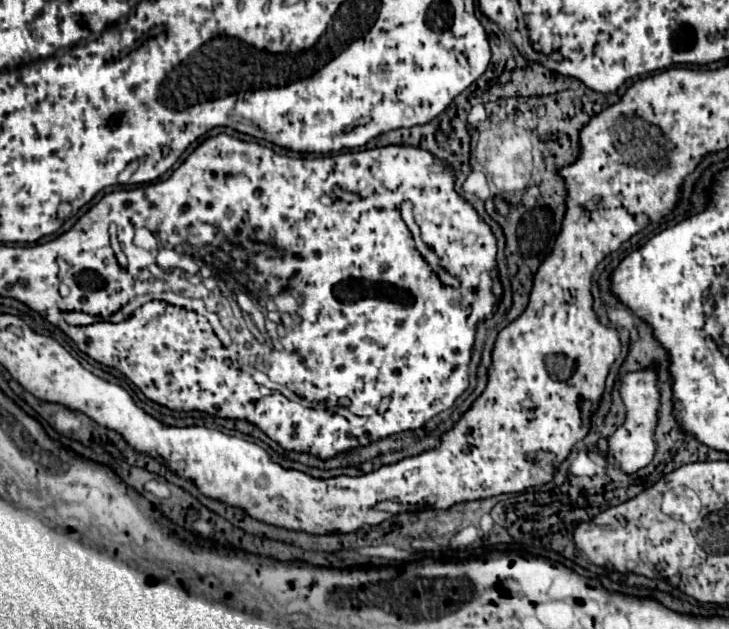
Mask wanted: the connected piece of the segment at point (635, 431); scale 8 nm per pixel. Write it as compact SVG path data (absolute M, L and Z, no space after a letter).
M652 369L626 373L620 379L620 397L628 409L626 423L618 427L612 435L606 439L606 451L604 457L614 457L616 467L622 473L636 473L638 469L646 467L654 455L654 427L656 427L656 411L658 411L658 387L656 387L656 373Z

